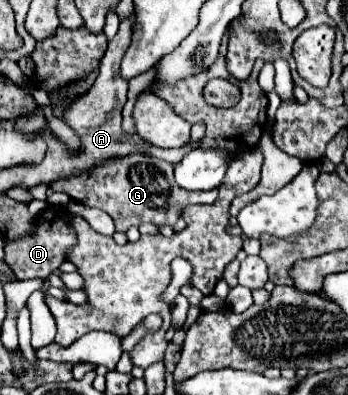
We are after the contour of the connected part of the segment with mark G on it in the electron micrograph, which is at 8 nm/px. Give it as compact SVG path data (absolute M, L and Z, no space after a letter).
M133 155L121 161L111 161L109 165L99 165L89 173L73 175L61 181L51 183L51 191L63 191L69 197L105 211L113 221L115 229L127 233L129 227L141 223L153 225L175 225L181 217L183 209L195 203L213 203L217 199L217 191L185 191L177 185L173 177L173 165L147 155Z

